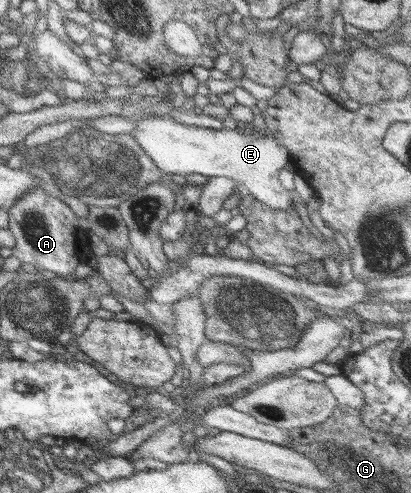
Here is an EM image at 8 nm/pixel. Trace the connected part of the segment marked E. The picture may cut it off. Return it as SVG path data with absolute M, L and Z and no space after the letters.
M148 117L136 121L136 127L130 134L146 154L166 176L168 175L205 175L206 177L233 179L244 185L244 193L254 197L263 205L287 212L292 208L292 191L282 186L278 179L279 171L293 162L286 148L280 146L274 138L262 133L223 128L222 130L204 129L204 127L186 126L170 117Z

